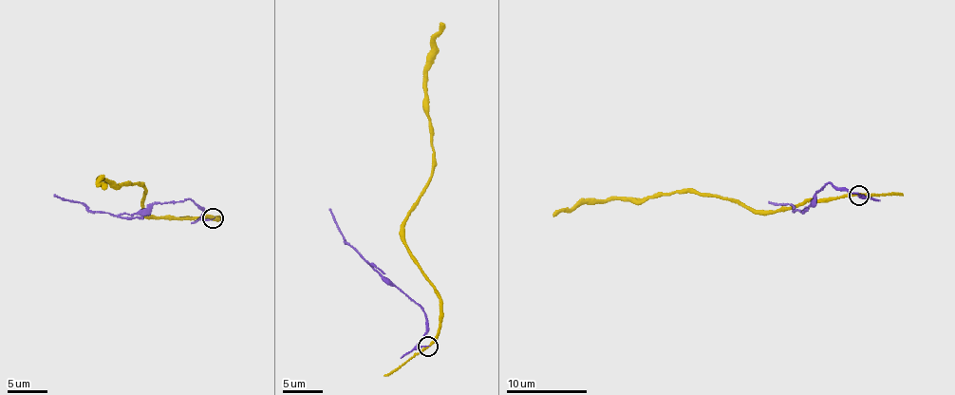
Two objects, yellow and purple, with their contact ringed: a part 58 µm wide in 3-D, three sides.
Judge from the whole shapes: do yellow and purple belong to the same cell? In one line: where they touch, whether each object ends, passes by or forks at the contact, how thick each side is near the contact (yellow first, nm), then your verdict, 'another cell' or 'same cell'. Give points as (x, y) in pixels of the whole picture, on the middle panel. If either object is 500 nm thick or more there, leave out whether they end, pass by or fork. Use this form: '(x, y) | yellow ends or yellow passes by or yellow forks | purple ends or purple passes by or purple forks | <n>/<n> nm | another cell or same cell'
(427, 346) | yellow passes by | purple ends | 240/110 nm | another cell

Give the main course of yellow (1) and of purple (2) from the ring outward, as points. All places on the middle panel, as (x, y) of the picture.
1: (428, 347), (439, 325), (440, 297), (405, 242), (404, 218), (432, 174), (426, 72), (431, 42), (442, 22)
2: (427, 346), (417, 345), (426, 331), (422, 309), (347, 244), (329, 209)

